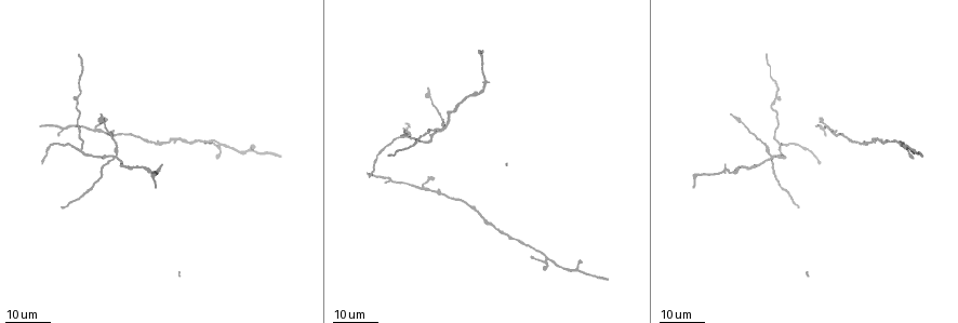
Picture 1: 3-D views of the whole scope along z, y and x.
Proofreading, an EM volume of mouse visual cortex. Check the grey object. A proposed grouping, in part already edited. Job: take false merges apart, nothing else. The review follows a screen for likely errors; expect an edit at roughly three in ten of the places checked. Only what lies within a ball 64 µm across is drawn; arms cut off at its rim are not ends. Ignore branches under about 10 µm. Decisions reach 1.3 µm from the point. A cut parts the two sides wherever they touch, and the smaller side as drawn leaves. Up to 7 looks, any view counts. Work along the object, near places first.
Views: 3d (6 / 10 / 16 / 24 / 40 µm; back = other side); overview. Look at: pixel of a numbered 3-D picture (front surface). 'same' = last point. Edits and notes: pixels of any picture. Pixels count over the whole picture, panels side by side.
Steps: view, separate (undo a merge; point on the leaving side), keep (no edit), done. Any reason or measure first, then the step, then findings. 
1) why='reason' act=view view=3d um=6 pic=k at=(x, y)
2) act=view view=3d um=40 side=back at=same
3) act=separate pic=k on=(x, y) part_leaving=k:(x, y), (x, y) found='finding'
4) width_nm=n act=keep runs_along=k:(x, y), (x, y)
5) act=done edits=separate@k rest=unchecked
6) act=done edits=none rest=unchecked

why='small branch off a trunk' act=view view=3d um=16 pic=1 at=(576, 269)

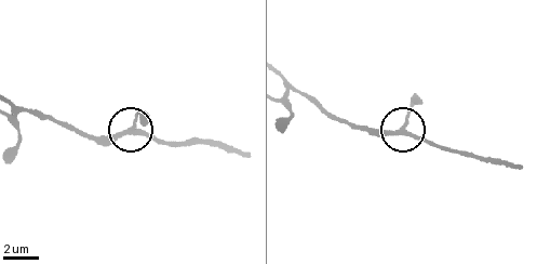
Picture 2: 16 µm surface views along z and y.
act=view view=3d um=10 pic=2 at=(131, 132)

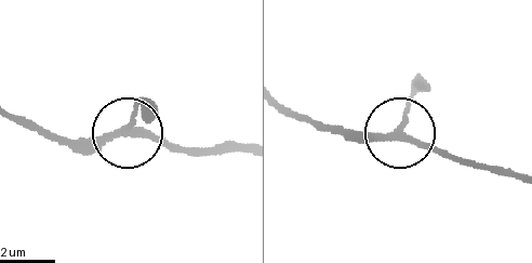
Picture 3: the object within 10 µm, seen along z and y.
act=keep runs_along=3:(12, 117), (75, 142), (137, 135), (184, 149) found='all the same neuron'

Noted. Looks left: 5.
why='three arms meet' act=view view=3d um=24 pic=1 at=(407, 135)

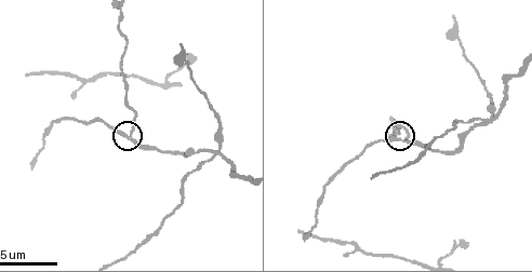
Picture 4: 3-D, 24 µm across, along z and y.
why='zoom in' act=view view=3d um=10 pic=4 at=(402, 141)

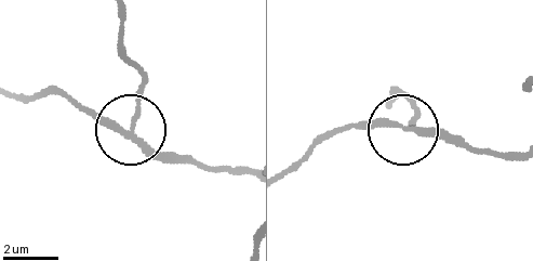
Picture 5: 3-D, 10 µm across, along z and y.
side_arm_um=26 act=separate pic=5 on=(138, 86) part_leaving=5:(133, 124), (141, 77), (124, 49), (120, 14) found='a second neuron is stuck on'

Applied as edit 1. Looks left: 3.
act=view view=overview

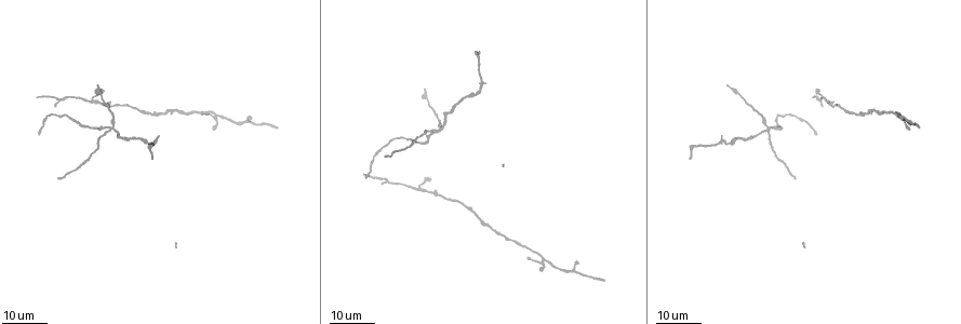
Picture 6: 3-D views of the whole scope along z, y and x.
why='sudden change in width' act=view view=3d um=16 pic=6 at=(423, 142)

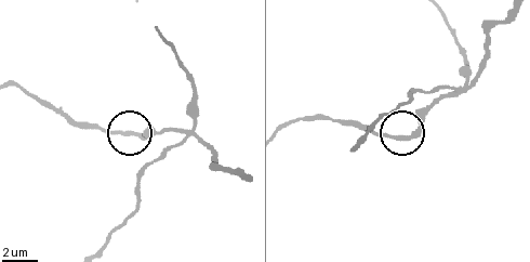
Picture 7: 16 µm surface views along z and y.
act=view view=3d um=10 pic=7 at=(405, 139)

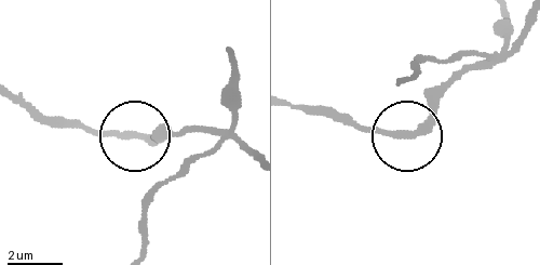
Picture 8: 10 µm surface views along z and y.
act=keep found='continuous, no second neuron'

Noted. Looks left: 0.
act=done edits=separate@5 rest=unchecked

